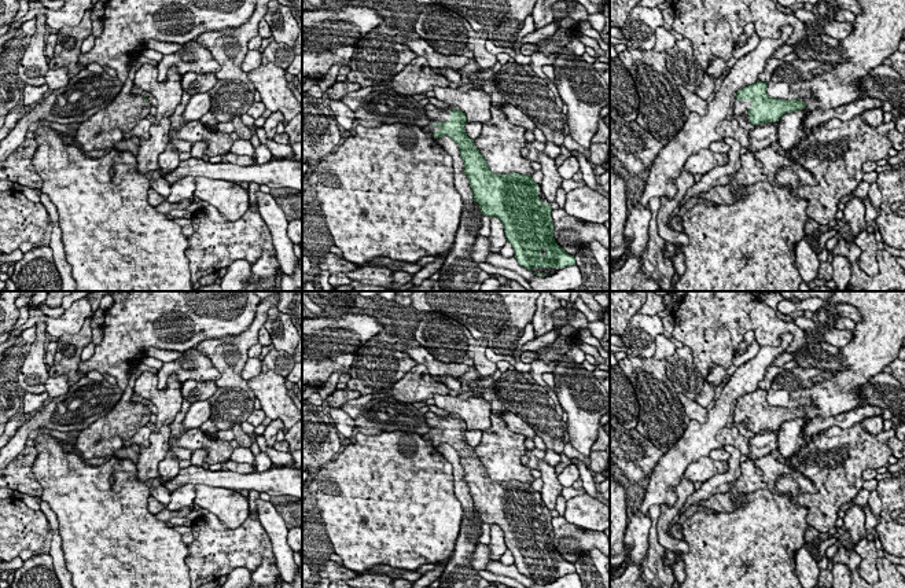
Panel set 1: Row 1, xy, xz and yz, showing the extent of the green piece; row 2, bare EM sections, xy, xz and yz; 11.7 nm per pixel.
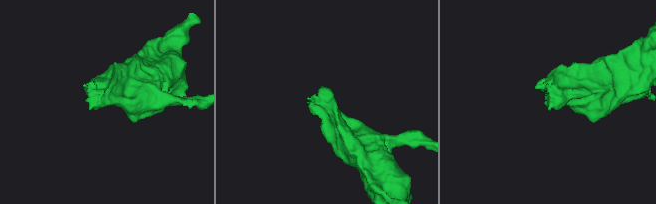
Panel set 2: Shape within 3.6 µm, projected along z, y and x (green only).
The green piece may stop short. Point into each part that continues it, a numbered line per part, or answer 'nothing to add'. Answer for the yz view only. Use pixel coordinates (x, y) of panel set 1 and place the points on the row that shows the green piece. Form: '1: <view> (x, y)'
1: yz (740, 107)

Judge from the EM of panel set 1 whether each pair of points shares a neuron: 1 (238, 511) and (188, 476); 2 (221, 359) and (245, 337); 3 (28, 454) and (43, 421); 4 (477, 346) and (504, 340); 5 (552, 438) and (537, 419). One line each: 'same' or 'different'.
1: different
2: same
3: different
4: different
5: same

